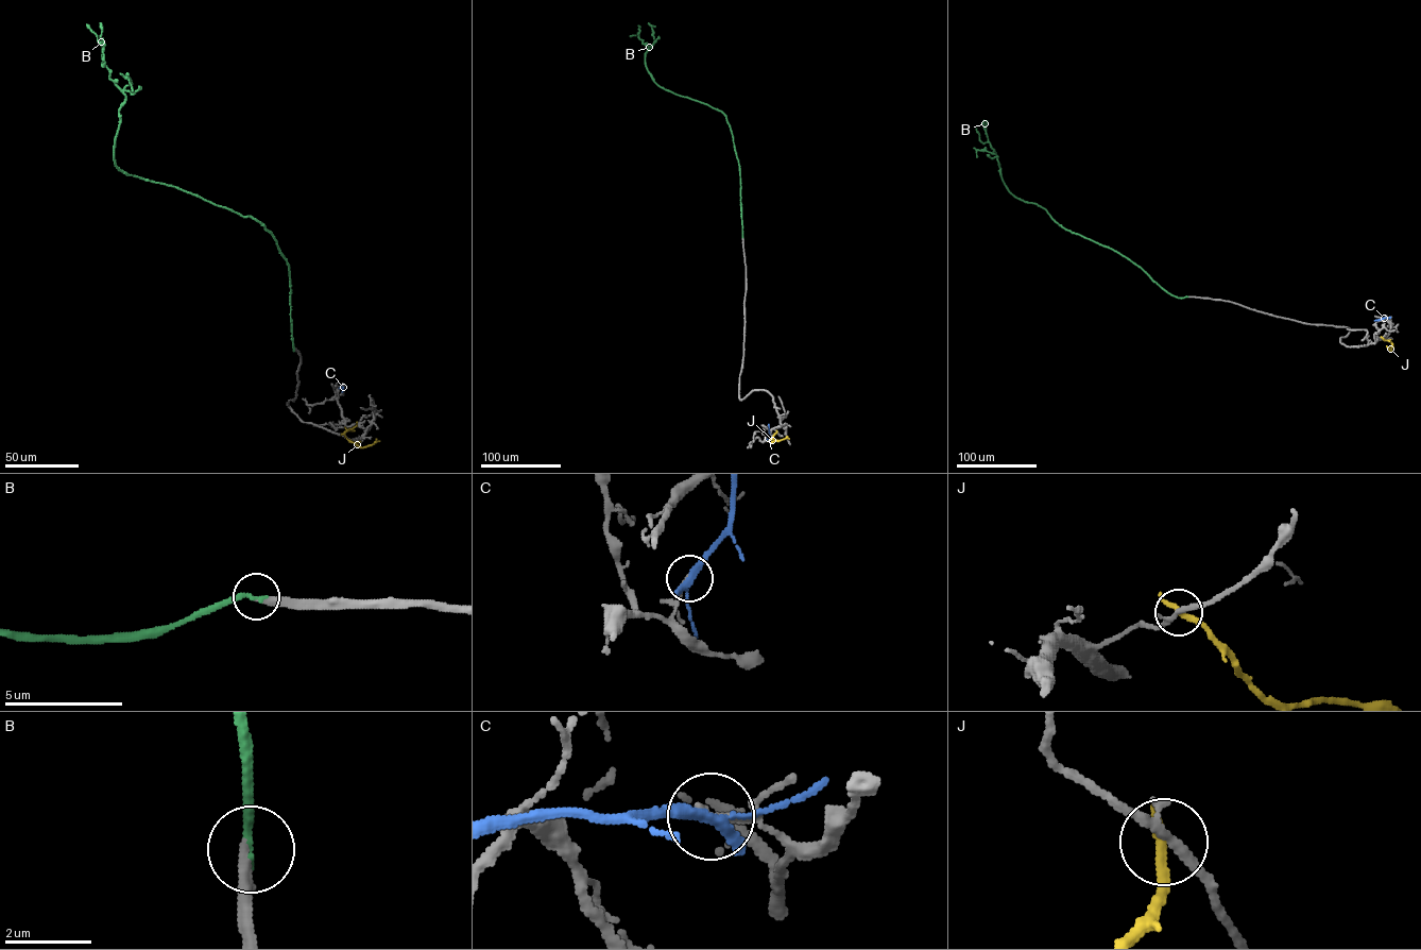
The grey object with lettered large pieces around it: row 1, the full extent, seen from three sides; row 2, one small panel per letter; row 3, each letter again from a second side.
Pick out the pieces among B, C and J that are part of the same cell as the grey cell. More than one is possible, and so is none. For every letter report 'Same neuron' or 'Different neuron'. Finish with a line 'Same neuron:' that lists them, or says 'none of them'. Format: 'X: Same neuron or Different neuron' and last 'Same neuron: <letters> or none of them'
B: Same neuron
C: Different neuron
J: Different neuron
Same neuron: B

